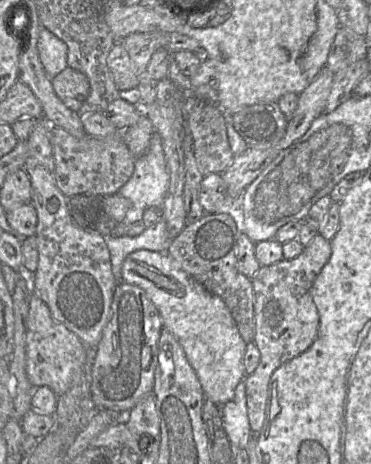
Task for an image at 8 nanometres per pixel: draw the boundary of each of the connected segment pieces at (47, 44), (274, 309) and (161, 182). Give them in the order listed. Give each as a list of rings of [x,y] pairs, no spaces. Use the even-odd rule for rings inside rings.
[[[41,27],[37,43],[39,59],[50,79],[67,68],[67,44],[45,27]]]
[[[317,234],[312,242],[304,247],[298,257],[276,264],[261,266],[252,280],[254,291],[255,336],[254,343],[260,352],[260,362],[252,374],[245,376],[246,405],[252,434],[257,434],[265,423],[266,405],[268,402],[269,381],[273,372],[285,362],[306,351],[315,341],[319,330],[319,314],[312,298],[314,280],[331,256],[331,241]]]
[[[154,131],[147,151],[135,160],[133,175],[117,192],[131,202],[131,207],[121,223],[131,224],[142,221],[147,208],[157,208],[161,212],[169,184],[162,139]]]

